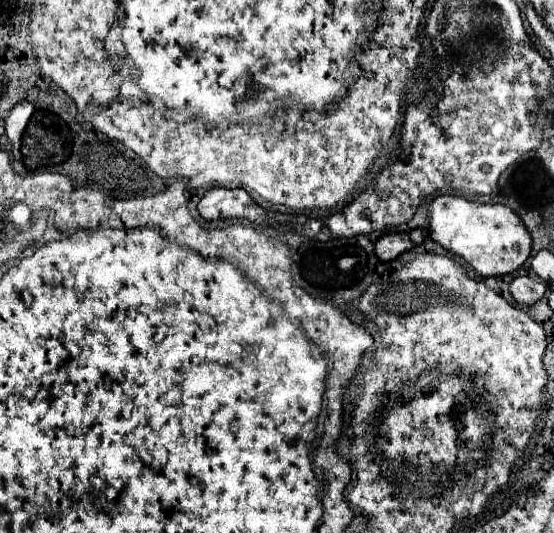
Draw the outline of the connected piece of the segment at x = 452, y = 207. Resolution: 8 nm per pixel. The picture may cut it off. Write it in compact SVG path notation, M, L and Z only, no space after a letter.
M442 195L428 205L428 215L428 239L462 257L482 277L514 273L530 257L532 239L520 217L506 205L482 205L464 197Z

